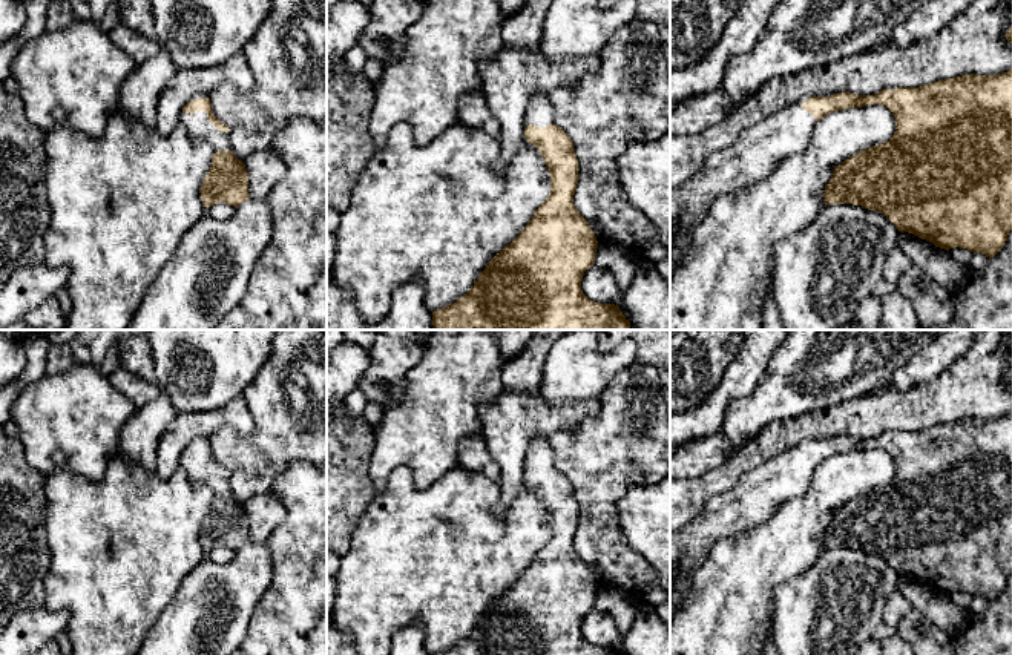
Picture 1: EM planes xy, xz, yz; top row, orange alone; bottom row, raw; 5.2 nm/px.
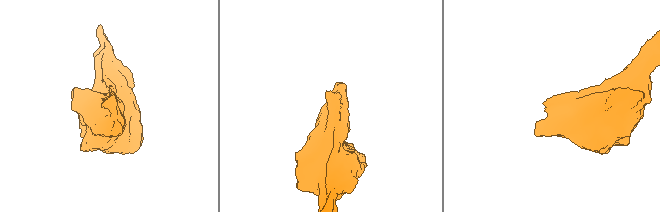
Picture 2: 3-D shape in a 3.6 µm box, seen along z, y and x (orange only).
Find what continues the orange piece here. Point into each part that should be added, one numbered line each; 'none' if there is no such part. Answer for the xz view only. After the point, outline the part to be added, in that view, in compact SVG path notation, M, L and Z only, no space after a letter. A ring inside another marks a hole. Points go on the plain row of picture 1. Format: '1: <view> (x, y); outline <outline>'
1: xz (540, 454); outline M541 436L532 439L524 463L524 469L529 468L537 468L538 471L555 468L554 451L549 445L549 439Z

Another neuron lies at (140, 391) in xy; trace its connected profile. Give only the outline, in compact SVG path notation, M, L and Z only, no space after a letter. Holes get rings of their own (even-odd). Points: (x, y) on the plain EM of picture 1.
M118 368L107 379L136 408L153 402L163 393L156 383L152 383L124 368Z

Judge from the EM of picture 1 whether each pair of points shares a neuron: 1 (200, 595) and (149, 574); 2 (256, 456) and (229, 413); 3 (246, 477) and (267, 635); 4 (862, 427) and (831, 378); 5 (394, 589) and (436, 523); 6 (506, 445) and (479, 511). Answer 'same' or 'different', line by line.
1: different
2: different
3: different
4: different
5: same
6: different

